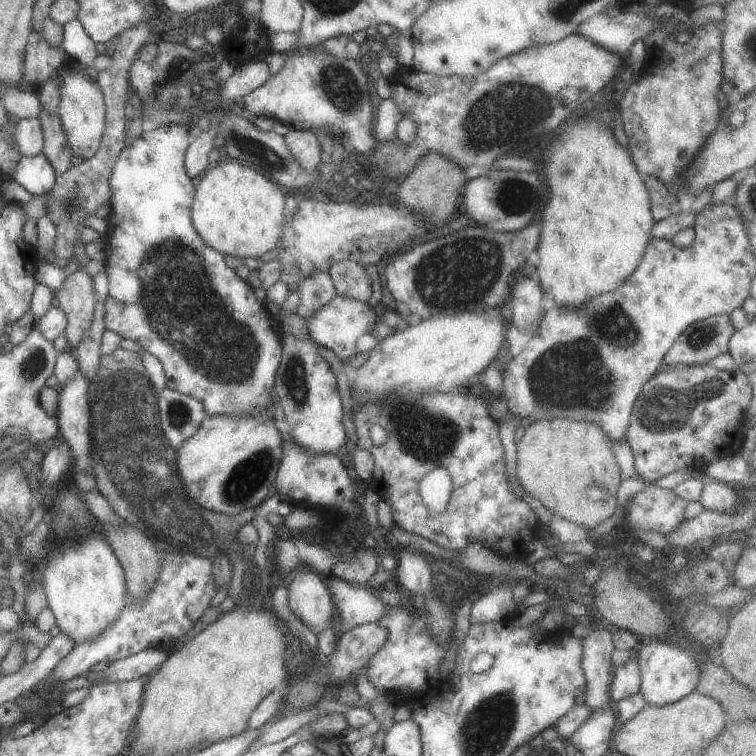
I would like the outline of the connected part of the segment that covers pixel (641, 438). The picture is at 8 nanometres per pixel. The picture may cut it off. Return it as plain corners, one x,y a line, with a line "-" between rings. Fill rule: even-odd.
707,363
691,366
662,366
643,386
631,408
624,439
632,455
635,473
646,481
657,481
680,468
700,471
708,461
740,450
743,423
752,388
743,372
717,370

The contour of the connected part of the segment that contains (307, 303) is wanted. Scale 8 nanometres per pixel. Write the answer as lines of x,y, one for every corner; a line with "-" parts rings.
318,269
313,270
306,278
303,278
294,289
299,294
296,314
304,320
336,296
328,273

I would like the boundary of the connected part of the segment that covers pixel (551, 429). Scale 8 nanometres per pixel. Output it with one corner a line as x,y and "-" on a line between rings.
566,417
536,420
523,430
523,436
515,444
514,462
514,476
521,489
539,500
558,518
590,530
599,526
615,512
620,471
612,454
612,442
597,424

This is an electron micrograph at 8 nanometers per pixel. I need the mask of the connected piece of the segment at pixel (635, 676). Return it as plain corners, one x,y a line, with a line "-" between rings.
629,658
619,666
613,666
608,696
612,704
624,697
637,693
640,688
640,677
636,658

